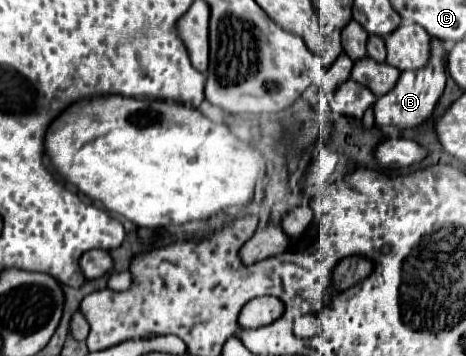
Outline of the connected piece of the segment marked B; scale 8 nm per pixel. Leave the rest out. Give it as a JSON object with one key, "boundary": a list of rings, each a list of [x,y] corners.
{"boundary":[[[432,39],[430,65],[426,65],[426,69],[420,69],[420,71],[402,73],[396,87],[376,101],[376,105],[374,105],[376,127],[382,129],[382,127],[390,125],[390,127],[396,127],[396,131],[404,131],[404,129],[414,129],[414,127],[422,125],[424,121],[428,121],[444,91],[444,83],[446,83],[444,71],[446,71],[444,69],[444,47],[440,45],[440,41]]]}

